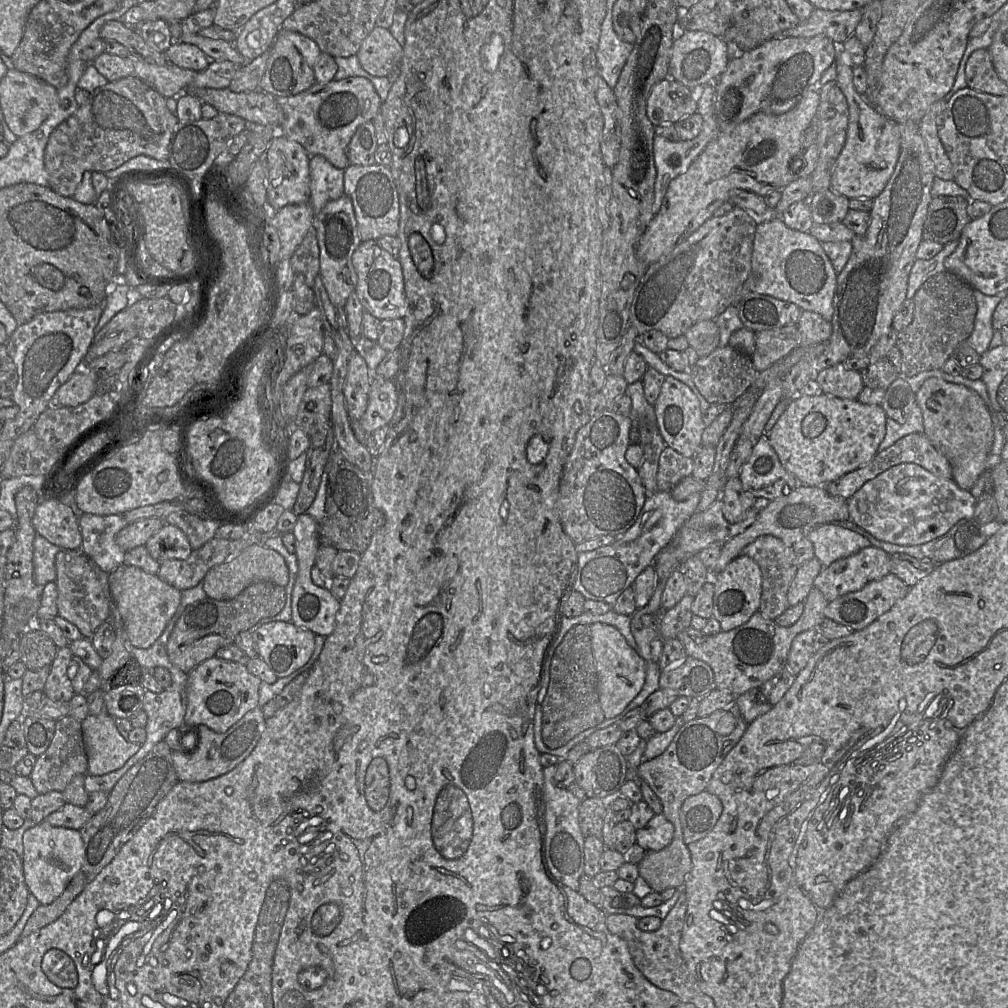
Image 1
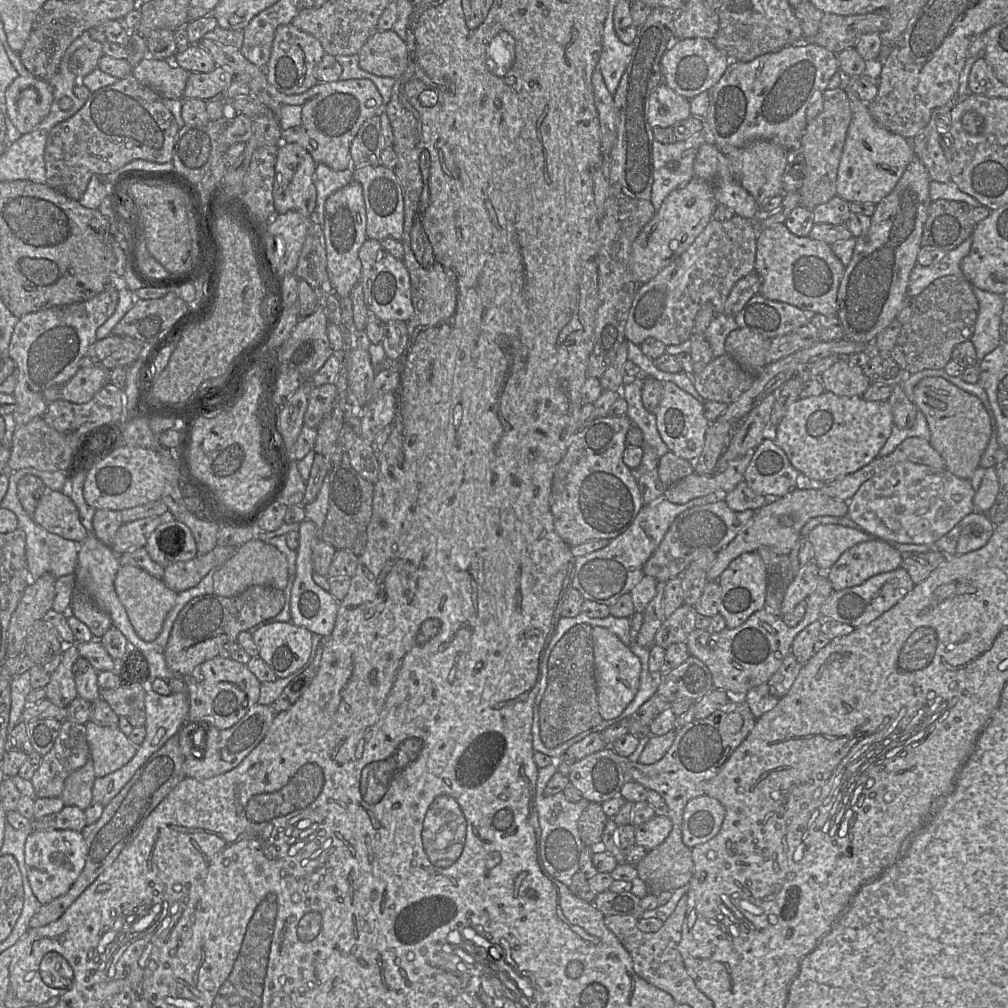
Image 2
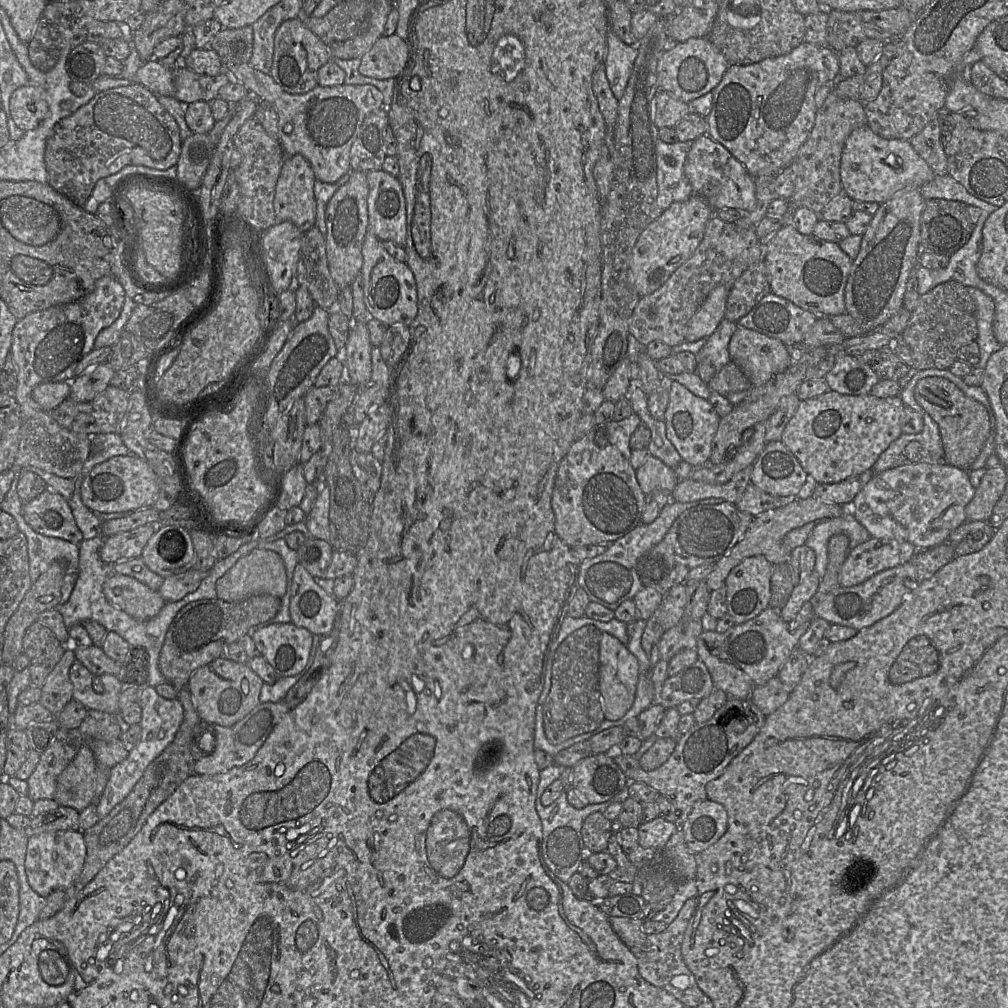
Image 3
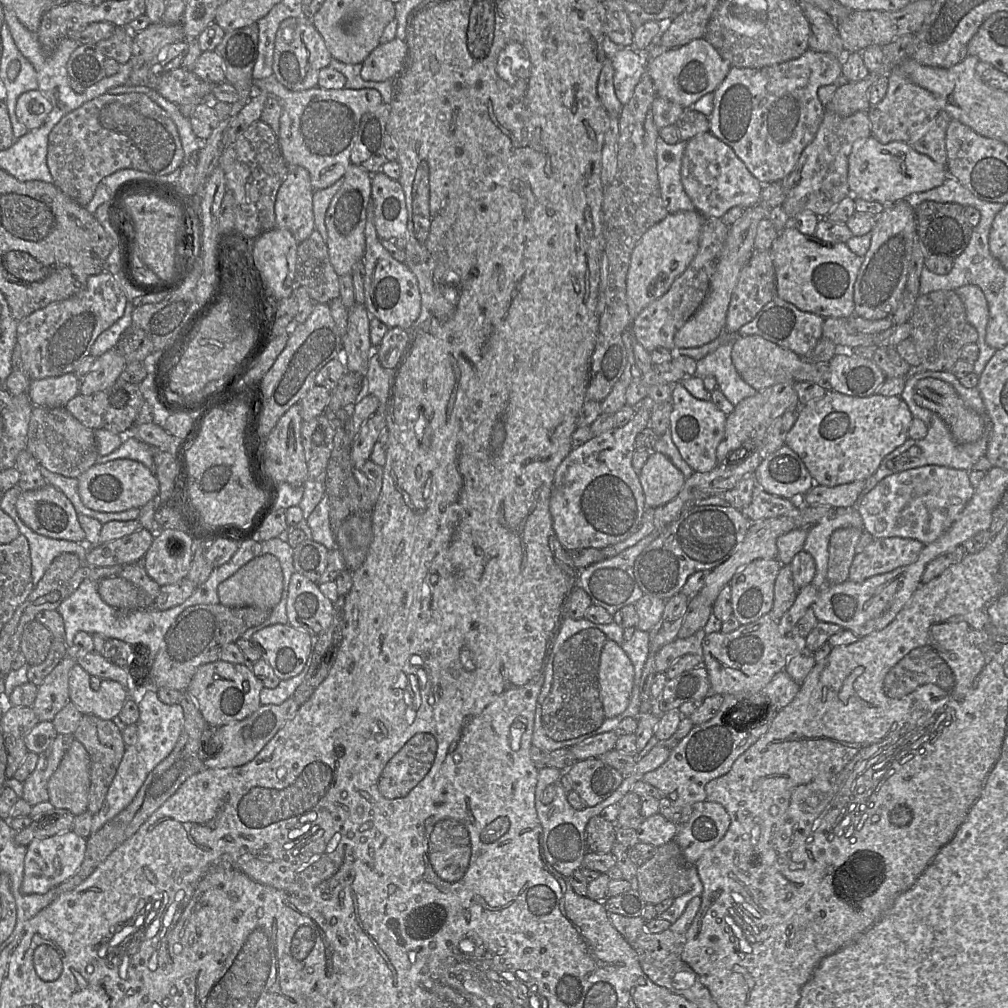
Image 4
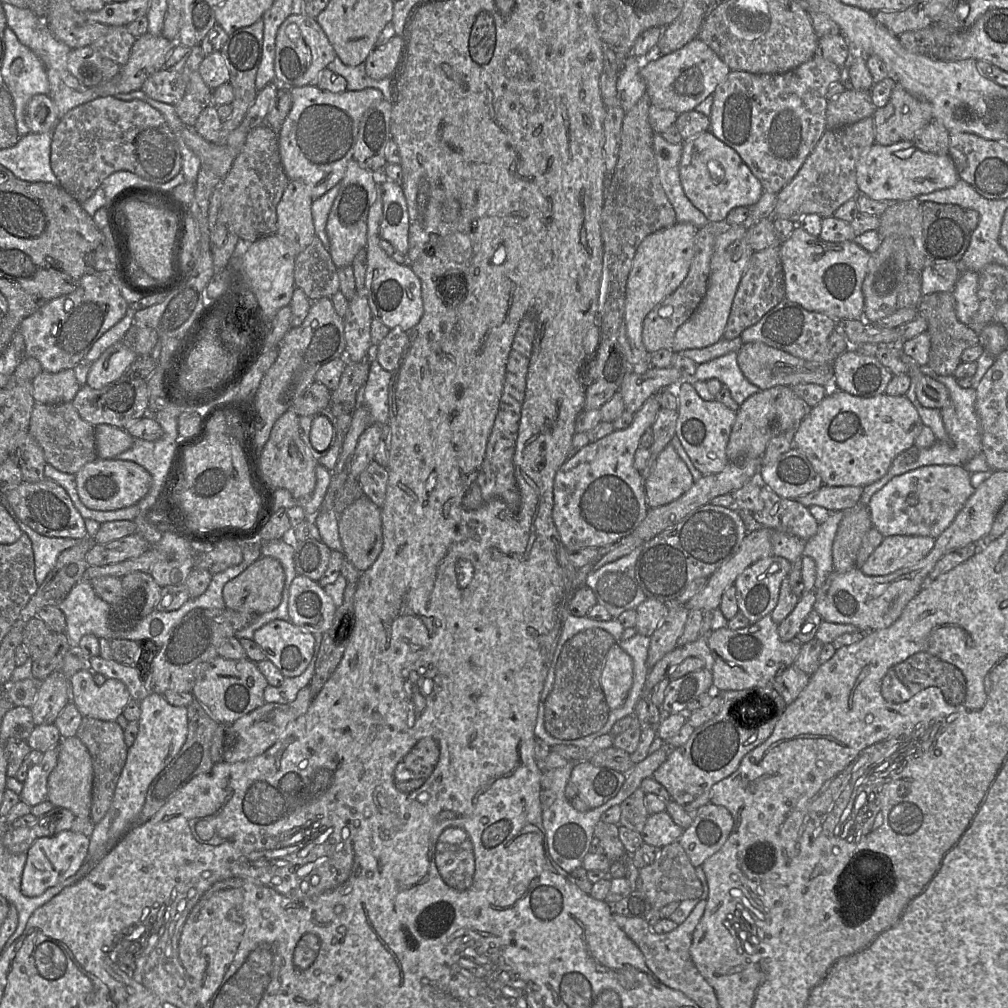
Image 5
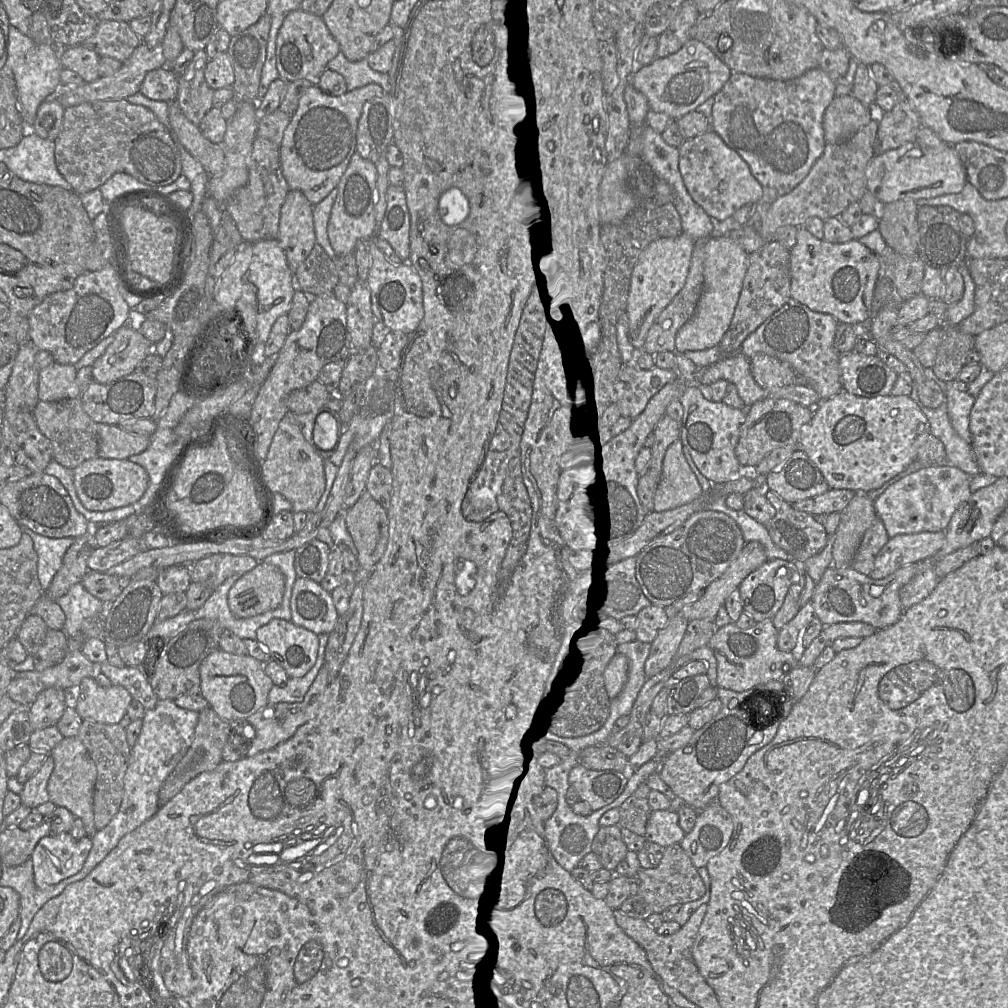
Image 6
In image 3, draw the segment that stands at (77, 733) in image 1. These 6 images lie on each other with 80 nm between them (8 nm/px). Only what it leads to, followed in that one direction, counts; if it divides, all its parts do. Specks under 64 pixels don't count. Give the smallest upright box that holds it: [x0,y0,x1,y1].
[27,728,87,801]

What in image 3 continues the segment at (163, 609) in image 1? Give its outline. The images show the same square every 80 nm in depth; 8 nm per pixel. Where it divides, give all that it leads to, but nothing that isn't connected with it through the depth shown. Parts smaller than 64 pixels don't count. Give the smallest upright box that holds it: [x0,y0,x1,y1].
[103,574,166,622]

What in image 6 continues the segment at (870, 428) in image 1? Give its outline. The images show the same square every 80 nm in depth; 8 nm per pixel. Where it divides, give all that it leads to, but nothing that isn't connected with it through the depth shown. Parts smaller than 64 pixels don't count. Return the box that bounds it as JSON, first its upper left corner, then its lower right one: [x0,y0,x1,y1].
[798,390,931,492]

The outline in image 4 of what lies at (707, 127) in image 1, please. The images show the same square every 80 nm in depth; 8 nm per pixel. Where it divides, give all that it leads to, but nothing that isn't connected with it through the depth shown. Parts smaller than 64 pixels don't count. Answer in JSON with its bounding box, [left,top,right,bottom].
[657,136,696,214]

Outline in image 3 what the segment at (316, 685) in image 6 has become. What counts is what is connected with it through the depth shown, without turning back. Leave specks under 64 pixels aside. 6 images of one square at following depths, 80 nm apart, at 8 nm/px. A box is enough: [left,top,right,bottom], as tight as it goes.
[193,701,291,775]

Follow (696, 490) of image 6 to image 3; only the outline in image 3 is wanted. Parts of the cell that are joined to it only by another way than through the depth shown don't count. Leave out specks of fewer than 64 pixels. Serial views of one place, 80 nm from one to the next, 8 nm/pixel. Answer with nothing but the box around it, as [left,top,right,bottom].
[636,454,680,495]

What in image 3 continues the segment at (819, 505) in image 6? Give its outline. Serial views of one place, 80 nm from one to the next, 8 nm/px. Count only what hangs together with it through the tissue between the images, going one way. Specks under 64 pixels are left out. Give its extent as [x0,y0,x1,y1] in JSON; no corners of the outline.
[813,469,874,508]

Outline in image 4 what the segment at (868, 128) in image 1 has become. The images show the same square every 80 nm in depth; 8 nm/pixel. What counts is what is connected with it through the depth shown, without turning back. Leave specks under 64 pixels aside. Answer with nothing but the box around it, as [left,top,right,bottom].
[848,135,948,205]

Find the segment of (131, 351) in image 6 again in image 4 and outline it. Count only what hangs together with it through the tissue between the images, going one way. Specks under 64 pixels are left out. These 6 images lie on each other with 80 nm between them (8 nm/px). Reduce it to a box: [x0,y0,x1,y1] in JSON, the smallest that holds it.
[79,349,127,395]

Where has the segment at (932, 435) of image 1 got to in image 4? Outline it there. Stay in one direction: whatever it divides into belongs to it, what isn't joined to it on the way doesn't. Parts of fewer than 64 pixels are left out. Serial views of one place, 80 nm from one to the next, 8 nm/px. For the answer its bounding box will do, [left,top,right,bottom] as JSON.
[914,378,983,443]

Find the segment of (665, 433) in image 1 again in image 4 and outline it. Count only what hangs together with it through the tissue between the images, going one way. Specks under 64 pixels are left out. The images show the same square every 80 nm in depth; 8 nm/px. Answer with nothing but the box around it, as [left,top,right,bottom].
[670,383,727,472]

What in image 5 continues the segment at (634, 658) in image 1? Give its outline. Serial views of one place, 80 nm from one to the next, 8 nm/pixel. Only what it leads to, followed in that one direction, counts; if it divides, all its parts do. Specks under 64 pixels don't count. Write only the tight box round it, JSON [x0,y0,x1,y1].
[601,643,633,710]

